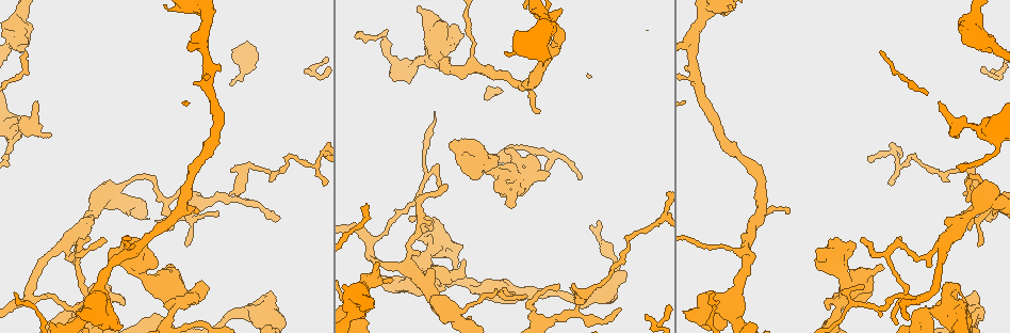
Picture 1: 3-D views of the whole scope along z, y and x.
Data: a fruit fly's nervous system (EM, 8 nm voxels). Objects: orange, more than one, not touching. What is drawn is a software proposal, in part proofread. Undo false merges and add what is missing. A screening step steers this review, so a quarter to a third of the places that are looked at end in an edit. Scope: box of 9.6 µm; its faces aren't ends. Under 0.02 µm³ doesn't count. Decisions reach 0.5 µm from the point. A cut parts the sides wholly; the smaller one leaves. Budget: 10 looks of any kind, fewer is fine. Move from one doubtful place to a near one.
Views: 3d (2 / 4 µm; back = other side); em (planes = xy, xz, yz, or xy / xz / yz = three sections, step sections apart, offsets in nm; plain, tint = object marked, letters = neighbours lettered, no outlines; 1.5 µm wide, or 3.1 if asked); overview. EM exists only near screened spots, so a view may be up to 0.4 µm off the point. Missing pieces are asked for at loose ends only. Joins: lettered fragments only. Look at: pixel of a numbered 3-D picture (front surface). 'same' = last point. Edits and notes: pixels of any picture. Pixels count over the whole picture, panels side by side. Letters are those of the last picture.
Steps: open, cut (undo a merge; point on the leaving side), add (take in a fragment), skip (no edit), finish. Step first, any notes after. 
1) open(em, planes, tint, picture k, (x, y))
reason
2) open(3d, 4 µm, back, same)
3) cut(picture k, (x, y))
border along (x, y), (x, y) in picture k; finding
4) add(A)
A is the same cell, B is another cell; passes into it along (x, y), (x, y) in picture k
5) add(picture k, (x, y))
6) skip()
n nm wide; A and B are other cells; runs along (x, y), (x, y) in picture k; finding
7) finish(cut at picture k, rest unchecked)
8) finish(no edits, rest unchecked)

open(3d, 2 µm, picture 1, (693, 38))
thick turns thin

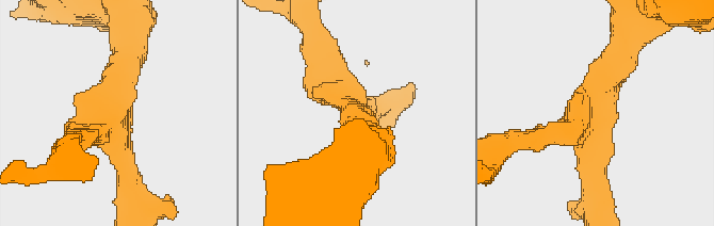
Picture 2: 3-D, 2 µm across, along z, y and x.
open(em, xz, step 8, tint, picture 2, (119, 103))

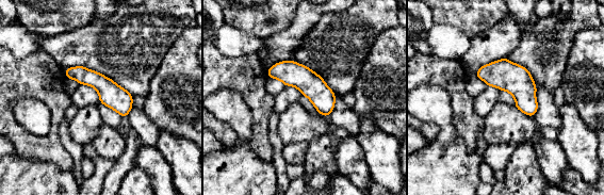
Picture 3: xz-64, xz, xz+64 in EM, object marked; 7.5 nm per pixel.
open(em, planes, letters, same)
cut it another way

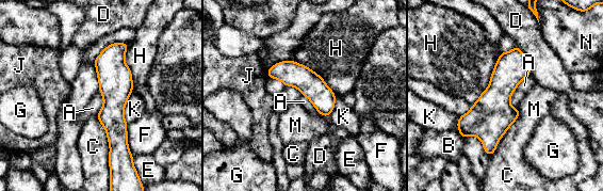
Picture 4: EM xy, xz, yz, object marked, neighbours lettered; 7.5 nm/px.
skip()
190 nm wide; A, B, C, D, E, F, G, H, J, K, M and N are other cells; runs along (115, 45), (115, 128), (120, 159) in picture 4; one neuron here

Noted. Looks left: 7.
open(3d, 2 µm, picture 1, (862, 241))

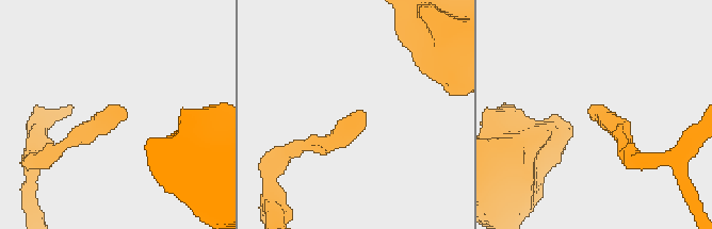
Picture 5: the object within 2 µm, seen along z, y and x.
open(em, 3.1 µm, planes, letters, picture 5, (361, 110))

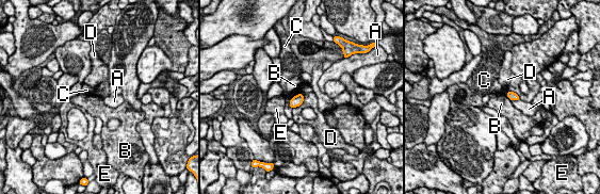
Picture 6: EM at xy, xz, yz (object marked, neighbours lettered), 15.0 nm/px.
skip()
130 nm wide; A, B, C, D and E are other cells; border along (300, 93), (295, 96) in picture 6; none of them fits

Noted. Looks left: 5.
open(3d, 4 µm, picture 1, (575, 311))
branch point

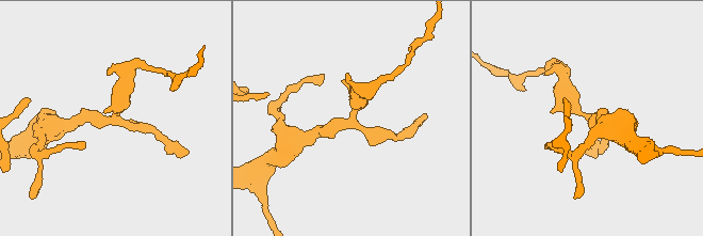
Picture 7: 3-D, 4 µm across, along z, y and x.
open(em, xz, step 8, tint, picture 7, (593, 120))

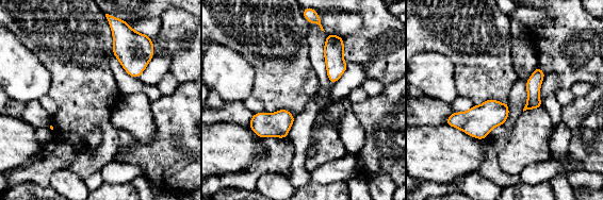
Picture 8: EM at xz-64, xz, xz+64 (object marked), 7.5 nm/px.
open(em, yz, step 4, letters, same)
another direction

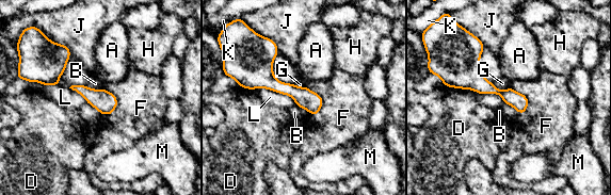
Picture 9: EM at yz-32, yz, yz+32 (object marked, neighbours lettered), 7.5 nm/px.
skip()
A, B, D, F, G, H, J, K, L and M are other cells; border along (85, 84), (92, 88), (103, 88) in picture 9; continuous, no second neuron

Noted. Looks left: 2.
open(em, xz, step 8, tint, picture 1, (173, 229))
an open end

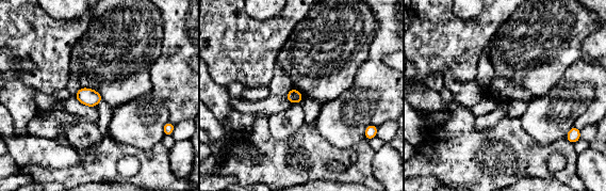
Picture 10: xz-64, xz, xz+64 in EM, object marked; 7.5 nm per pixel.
open(em, planes, letters, same)
another direction

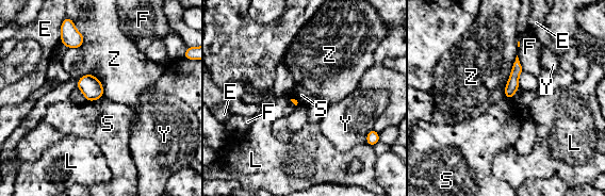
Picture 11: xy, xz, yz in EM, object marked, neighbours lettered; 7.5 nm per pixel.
skip()
E, F, L, S, Y and Z are other cells; border along (102, 95), (87, 101) in picture 11; no lettered fragment goes on from it

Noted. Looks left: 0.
finish(no edits, rest unchecked)

